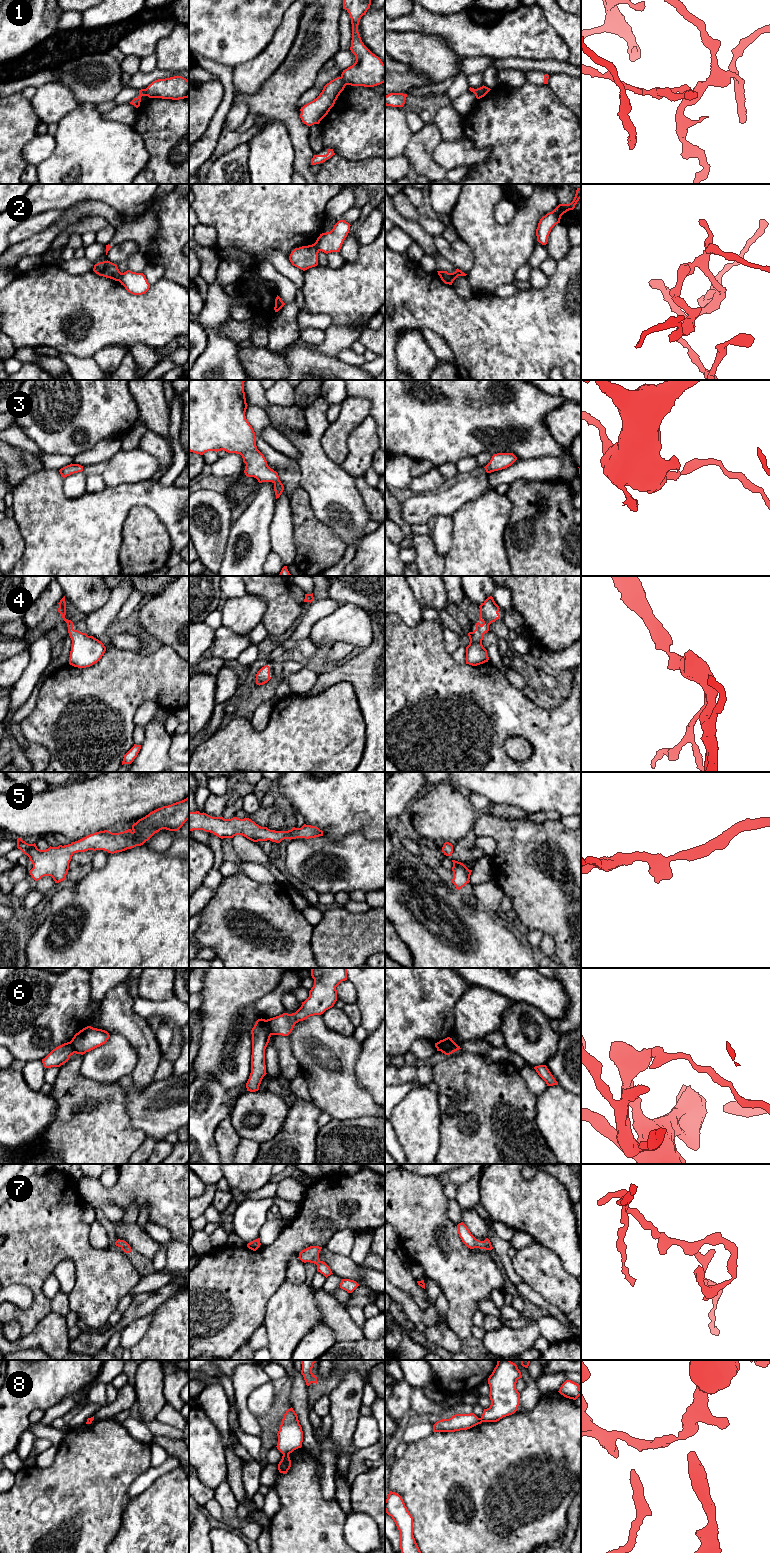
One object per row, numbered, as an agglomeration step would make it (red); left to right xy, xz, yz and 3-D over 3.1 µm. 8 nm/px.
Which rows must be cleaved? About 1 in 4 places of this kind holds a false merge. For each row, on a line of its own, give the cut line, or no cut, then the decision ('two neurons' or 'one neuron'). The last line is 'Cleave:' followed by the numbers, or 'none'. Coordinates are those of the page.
1: xz (340, 77), (346, 84) | two neurons
2: xy (122, 273), (119, 281) | two neurons
3: no cut | one neuron
4: no cut | one neuron
5: no cut | one neuron
6: xz (265, 1020), (271, 1034) | two neurons
7: no cut | one neuron
8: xz (283, 1454), (288, 1455) | two neurons
Cleave: 1, 2, 6, 8

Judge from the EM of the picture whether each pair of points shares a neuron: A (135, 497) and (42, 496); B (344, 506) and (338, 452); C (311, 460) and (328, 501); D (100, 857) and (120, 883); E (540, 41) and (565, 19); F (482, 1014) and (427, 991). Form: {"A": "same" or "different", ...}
{"A": "same", "B": "different", "C": "same", "D": "different", "E": "different", "F": "different"}

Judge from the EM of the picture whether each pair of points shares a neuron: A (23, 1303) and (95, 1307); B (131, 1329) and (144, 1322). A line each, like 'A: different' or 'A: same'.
A: different
B: same

